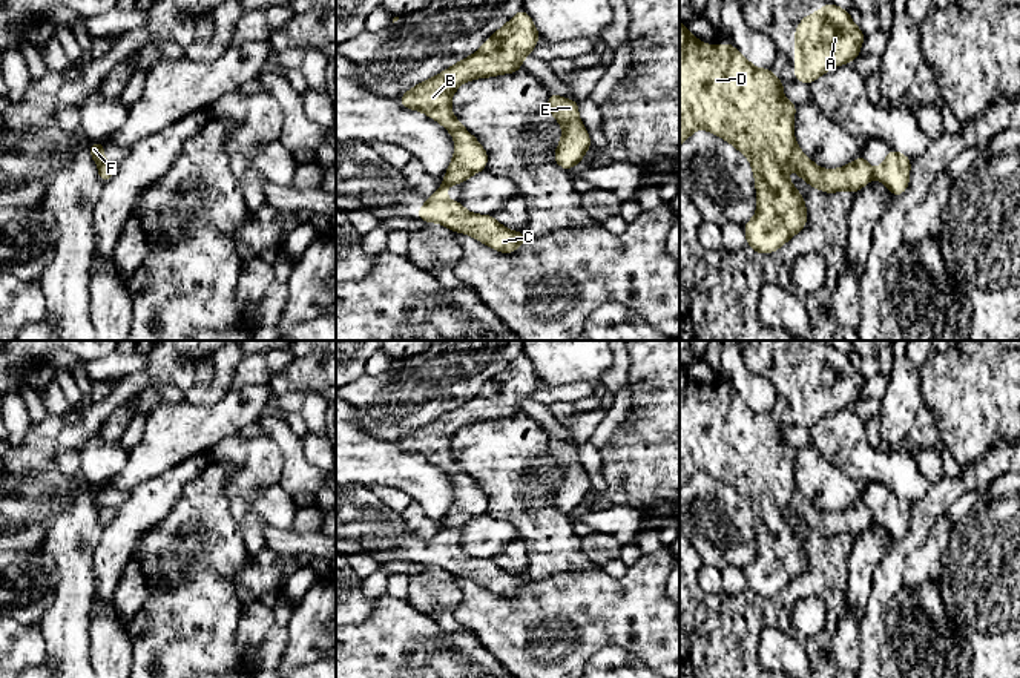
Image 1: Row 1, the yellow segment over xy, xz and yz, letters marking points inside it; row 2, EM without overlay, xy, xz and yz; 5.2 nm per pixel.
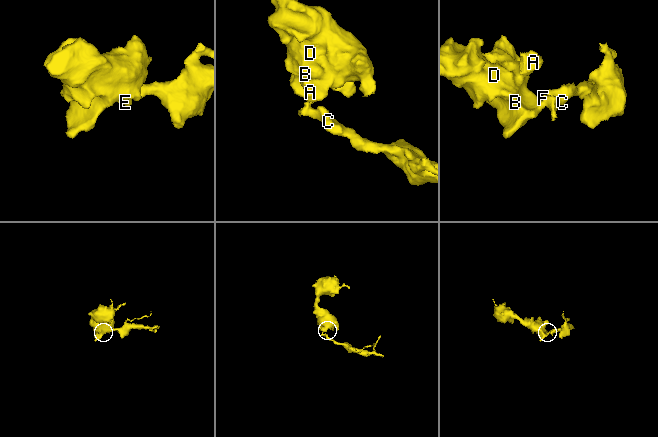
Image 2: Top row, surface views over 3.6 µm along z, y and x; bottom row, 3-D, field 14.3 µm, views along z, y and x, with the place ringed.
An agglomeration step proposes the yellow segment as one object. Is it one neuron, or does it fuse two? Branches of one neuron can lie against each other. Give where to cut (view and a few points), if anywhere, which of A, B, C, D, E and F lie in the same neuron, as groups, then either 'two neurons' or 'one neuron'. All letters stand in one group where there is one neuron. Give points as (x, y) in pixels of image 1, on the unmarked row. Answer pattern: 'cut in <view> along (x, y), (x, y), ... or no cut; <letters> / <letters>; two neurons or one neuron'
cut in yz along (871, 513), (873, 520); A B D E / C F; two neurons

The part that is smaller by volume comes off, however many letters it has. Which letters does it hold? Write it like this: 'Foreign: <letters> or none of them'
Foreign: C, F

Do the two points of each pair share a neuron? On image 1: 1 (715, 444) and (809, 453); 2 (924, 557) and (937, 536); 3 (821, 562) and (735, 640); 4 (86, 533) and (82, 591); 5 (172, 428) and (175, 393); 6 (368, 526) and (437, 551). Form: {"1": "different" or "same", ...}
{"1": "different", "2": "same", "3": "same", "4": "same", "5": "different", "6": "same"}

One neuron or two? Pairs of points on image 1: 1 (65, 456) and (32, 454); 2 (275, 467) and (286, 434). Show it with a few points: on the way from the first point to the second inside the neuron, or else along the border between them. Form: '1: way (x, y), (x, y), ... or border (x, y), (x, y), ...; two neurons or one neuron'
1: way (57, 451), (40, 454); one neuron
2: border (279, 456), (281, 477), (278, 480); two neurons

